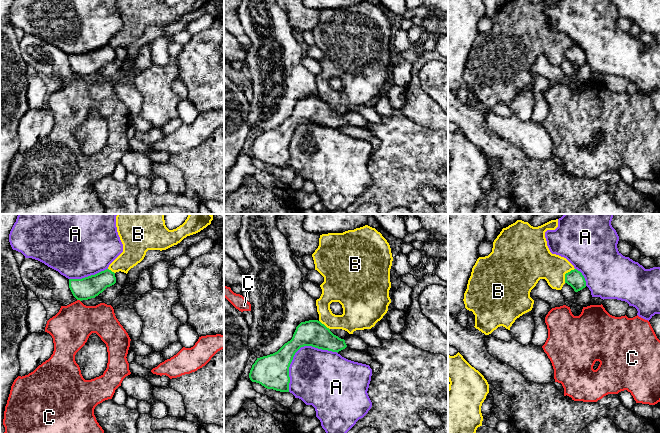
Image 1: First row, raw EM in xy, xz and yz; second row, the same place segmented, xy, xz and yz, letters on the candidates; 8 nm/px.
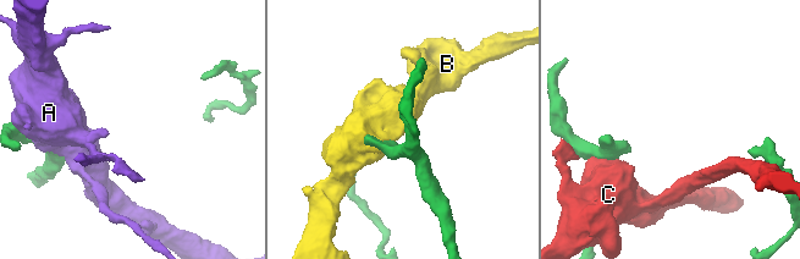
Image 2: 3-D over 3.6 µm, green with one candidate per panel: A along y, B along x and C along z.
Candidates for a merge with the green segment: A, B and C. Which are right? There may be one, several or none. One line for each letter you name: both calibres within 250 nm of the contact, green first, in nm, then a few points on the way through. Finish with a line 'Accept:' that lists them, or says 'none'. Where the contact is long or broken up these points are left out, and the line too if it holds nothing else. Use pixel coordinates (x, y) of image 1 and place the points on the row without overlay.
Accept: none

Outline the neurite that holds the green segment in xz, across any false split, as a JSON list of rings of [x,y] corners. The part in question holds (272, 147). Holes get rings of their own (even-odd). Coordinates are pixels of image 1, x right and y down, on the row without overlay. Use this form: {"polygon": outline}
{"polygon": [[[318,96],[301,98],[292,115],[277,128],[257,134],[249,149],[250,156],[267,165],[289,168],[289,143],[295,129],[304,122],[337,129],[346,123],[361,128],[369,123],[359,112],[353,110],[345,116],[339,114]]]}

